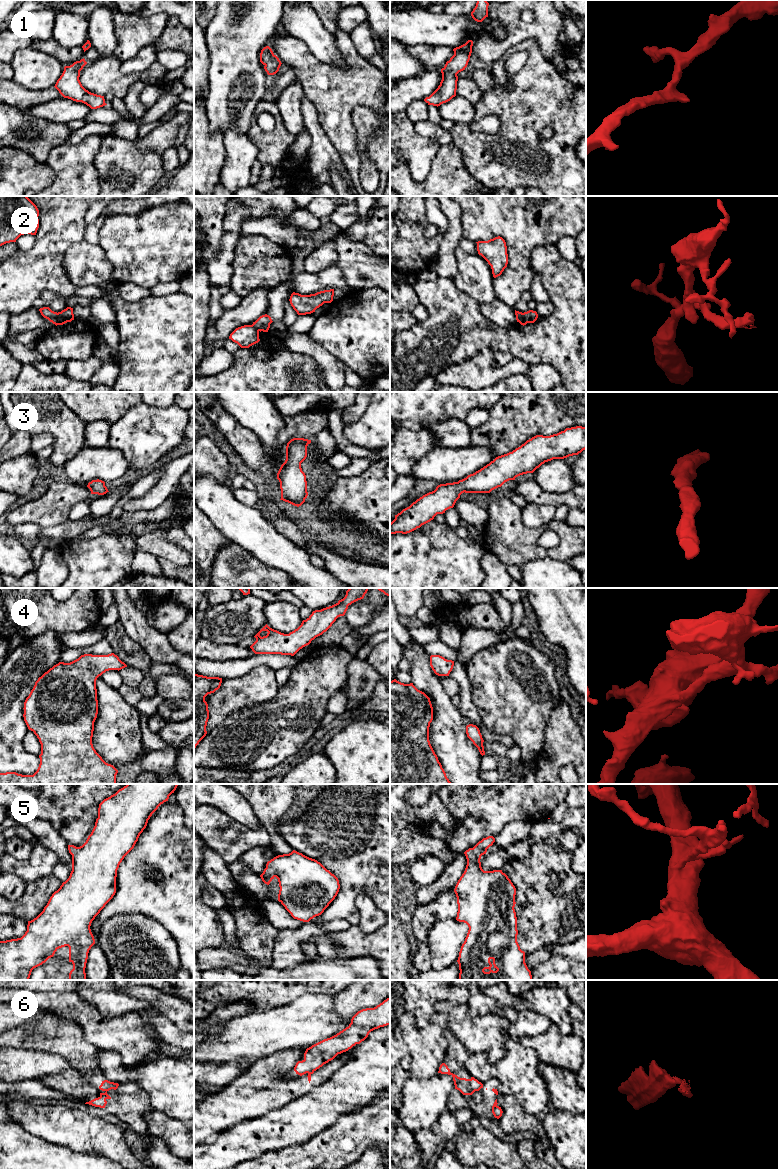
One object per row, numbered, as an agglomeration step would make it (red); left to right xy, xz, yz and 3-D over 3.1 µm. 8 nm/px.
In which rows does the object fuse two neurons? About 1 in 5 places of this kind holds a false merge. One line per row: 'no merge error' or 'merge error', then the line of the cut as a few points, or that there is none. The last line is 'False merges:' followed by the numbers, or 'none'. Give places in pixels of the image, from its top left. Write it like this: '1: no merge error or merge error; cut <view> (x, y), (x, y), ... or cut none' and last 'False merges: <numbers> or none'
1: no merge error; cut none
2: merge error; cut xy (57, 313), (59, 324)
3: no merge error; cut none
4: no merge error; cut none
5: no merge error; cut none
6: merge error; cut xz (313, 1070), (308, 1073)
False merges: 2, 6

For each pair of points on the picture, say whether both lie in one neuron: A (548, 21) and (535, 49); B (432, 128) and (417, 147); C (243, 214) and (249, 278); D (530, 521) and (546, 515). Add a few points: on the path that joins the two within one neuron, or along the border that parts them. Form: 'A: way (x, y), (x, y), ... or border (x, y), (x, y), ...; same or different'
A: border (515, 44), (533, 38), (551, 62); different
B: border (413, 123), (419, 134), (434, 138), (440, 145); different
C: border (240, 235), (234, 249), (234, 258); different
D: way (534, 517), (542, 515); same

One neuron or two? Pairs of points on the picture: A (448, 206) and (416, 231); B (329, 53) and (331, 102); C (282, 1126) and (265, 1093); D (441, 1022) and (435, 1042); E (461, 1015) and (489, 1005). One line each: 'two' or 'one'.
A: two
B: two
C: two
D: one
E: two

